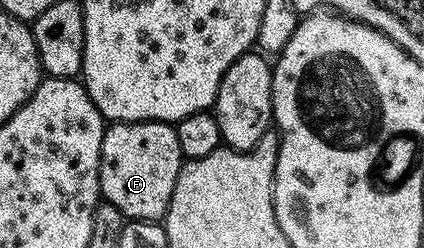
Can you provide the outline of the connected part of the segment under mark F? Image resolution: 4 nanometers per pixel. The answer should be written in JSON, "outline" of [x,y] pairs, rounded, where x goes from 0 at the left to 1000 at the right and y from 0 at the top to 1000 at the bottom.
{"outline":[[[377,484],[257,496],[245,520],[236,609],[236,786],[252,819],[278,831],[302,887],[384,891],[434,649],[408,504]]]}

